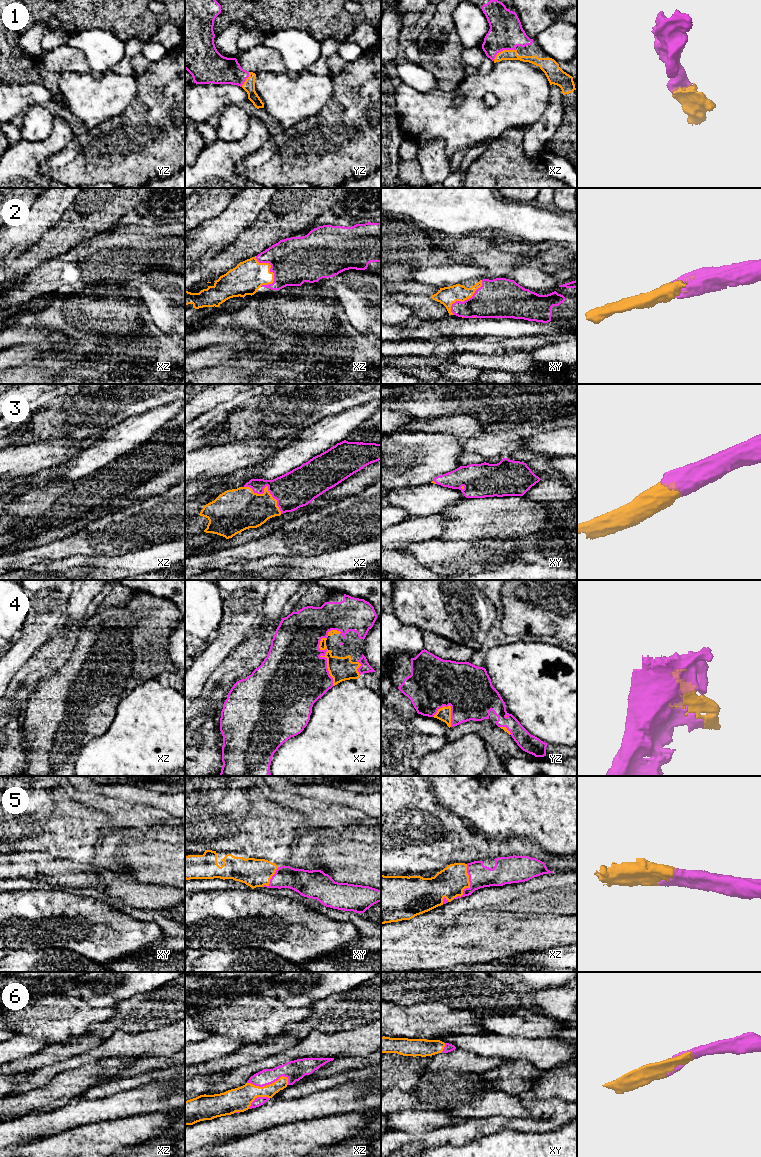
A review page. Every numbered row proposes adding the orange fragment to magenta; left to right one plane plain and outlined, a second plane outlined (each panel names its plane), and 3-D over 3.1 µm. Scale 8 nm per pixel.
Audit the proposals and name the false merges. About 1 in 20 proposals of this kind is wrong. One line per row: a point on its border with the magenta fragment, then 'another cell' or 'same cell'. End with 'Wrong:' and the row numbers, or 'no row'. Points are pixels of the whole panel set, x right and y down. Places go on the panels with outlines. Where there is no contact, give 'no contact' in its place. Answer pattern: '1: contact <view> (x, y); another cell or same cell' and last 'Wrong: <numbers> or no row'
1: contact xz (502, 50); same cell
2: contact xz (271, 266); same cell
3: contact xz (268, 487); same cell
4: contact xz (326, 651); same cell
5: contact xz (470, 885); same cell
6: contact xz (267, 1084); same cell
Wrong: no row

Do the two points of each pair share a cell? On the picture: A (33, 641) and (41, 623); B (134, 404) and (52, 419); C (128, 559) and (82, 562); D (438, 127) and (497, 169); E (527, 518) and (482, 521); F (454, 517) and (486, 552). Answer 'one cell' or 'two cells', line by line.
A: one cell
B: one cell
C: one cell
D: two cells
E: one cell
F: two cells

